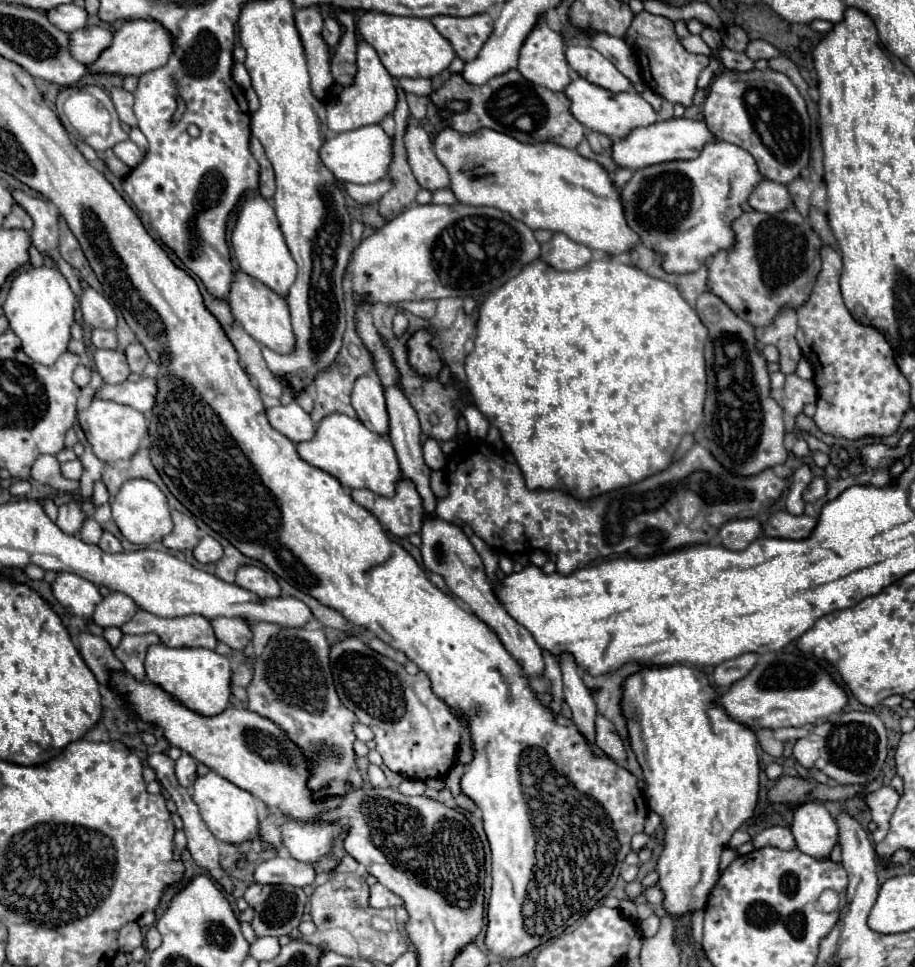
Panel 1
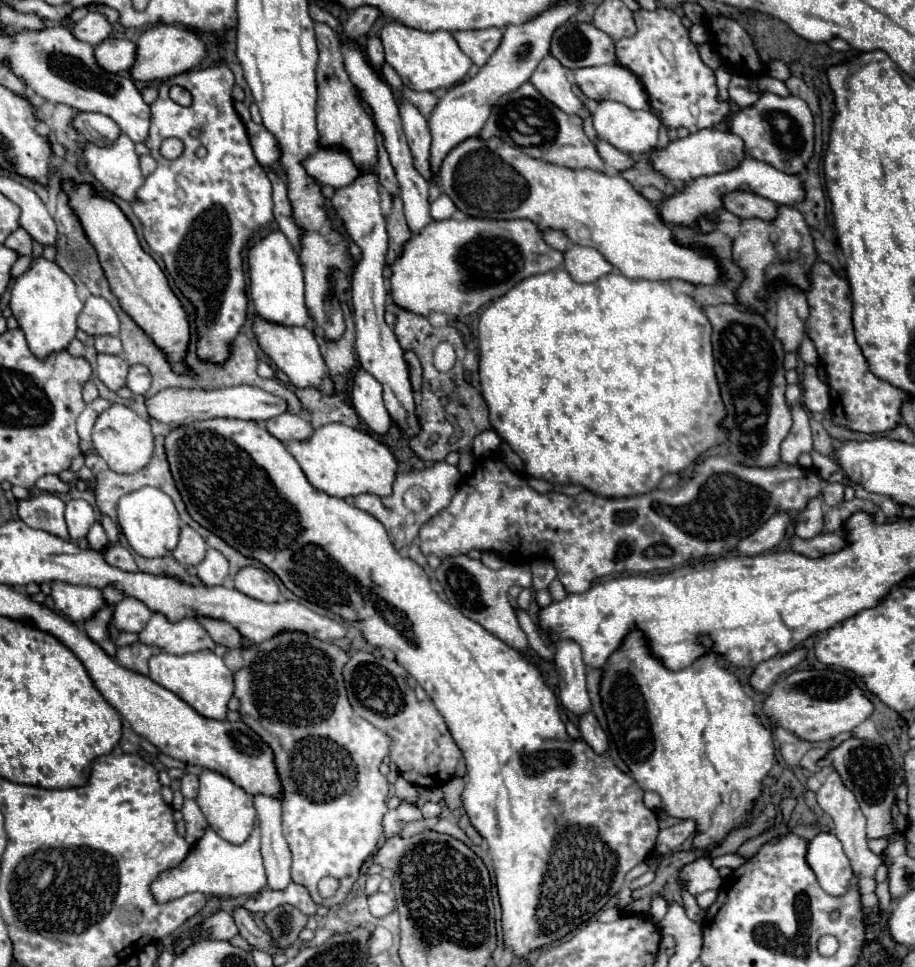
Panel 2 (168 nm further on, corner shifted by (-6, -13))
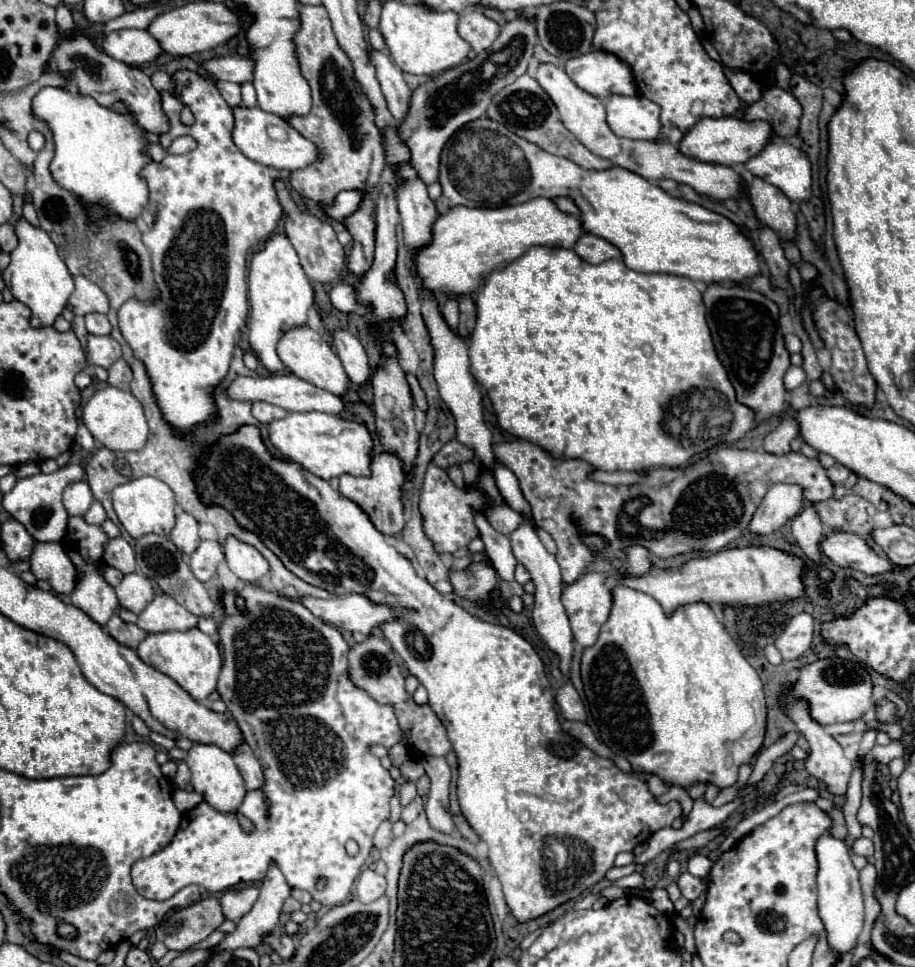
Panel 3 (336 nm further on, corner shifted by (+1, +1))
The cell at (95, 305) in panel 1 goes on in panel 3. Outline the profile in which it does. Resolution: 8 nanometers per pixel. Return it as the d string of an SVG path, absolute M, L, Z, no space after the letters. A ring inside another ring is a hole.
M75 276L75 292L69 296L67 308L75 316L85 316L91 312L107 314L109 300L107 300L107 294L103 294L103 290L95 286L95 282L91 282L85 276Z

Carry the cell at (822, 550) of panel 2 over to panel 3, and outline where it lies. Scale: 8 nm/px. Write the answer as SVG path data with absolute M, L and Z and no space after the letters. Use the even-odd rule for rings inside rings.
M833 530L821 542L821 552L837 566L849 566L865 574L885 574L895 566L889 558L879 556L861 536Z

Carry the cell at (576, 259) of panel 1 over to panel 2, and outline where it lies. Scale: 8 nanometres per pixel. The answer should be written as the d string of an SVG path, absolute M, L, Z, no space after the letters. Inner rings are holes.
M574 246L564 252L564 268L576 282L594 282L600 276L614 272L614 266L594 248Z

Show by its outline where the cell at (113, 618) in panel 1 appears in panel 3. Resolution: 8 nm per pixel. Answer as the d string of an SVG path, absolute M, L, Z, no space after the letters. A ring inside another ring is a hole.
M127 574L115 588L115 592L121 608L135 614L139 614L147 606L147 602L151 602L151 598L155 596L149 580L141 574Z

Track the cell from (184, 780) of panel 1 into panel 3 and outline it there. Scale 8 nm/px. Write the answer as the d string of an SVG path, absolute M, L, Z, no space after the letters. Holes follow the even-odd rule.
M179 762L179 766L177 766L177 774L175 774L175 778L173 778L175 786L177 786L177 788L183 788L183 786L189 784L189 780L191 780L189 766L187 766L185 762Z

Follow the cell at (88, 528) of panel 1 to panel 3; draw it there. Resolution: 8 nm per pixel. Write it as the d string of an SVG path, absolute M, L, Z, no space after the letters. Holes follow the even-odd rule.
M93 502L91 508L87 510L87 514L83 516L83 520L85 520L87 524L101 524L105 518L107 518L107 514L105 514L103 506L99 506L99 502Z

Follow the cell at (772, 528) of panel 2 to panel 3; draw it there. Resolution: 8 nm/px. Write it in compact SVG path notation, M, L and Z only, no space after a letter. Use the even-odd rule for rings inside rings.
M775 484L767 490L761 506L757 508L749 530L765 536L779 530L787 520L797 516L803 508L803 490L795 484Z

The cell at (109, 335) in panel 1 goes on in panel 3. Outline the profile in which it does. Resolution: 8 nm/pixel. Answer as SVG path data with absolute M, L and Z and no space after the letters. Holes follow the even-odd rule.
M87 314L85 324L89 334L111 334L111 324L105 314Z

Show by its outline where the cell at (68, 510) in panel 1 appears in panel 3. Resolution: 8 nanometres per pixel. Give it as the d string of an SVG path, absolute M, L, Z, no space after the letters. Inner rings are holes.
M85 480L73 482L71 486L67 486L67 490L63 490L63 506L69 516L83 516L89 510L91 502L93 494Z

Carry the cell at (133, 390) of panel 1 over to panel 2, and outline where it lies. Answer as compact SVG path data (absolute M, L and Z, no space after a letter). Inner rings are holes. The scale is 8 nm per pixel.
M232 386L224 390L182 390L166 388L156 396L146 400L146 412L150 418L166 424L184 424L190 420L210 420L210 418L238 418L238 420L270 420L284 414L288 408L284 398L278 398L256 386Z

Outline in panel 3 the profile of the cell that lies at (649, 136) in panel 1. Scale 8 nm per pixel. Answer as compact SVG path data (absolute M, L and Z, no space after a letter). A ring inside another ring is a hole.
M735 116L727 118L701 118L695 126L691 126L681 142L679 142L679 152L687 158L699 160L699 162L711 162L711 164L723 164L723 166L735 166L743 164L749 158L753 158L769 140L771 140L771 126L769 122L763 120L753 120L745 122Z

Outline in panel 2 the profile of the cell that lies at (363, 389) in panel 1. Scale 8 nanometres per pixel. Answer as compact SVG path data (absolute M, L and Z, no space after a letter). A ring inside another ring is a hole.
M362 368L354 372L352 402L364 424L368 424L376 434L388 432L390 414L382 402L382 384Z

